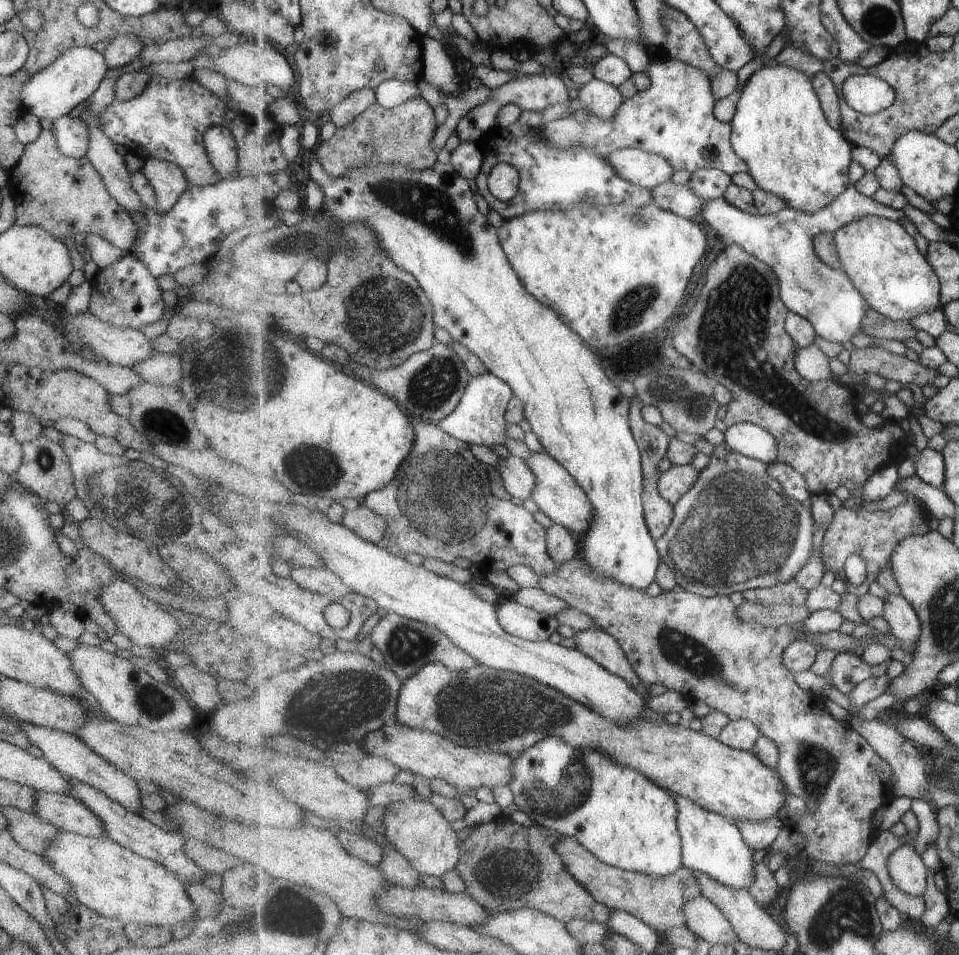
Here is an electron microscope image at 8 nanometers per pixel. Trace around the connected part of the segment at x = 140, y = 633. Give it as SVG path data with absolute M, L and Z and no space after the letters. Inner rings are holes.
M113 580L99 588L99 602L105 613L113 620L117 632L127 637L133 645L144 645L149 648L165 649L175 640L181 628L177 620L163 610L163 606L156 604L150 595L135 590L131 584L124 580Z

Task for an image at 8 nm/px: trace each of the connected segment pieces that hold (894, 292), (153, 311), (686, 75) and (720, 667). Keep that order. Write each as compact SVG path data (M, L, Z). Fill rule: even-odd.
M867 215L851 221L833 233L836 240L836 245L838 246L838 253L840 254L843 270L845 270L846 273L851 277L851 280L854 282L857 290L861 291L861 294L866 298L866 302L870 305L871 309L875 309L879 314L895 319L896 321L911 321L912 318L915 318L916 316L933 312L934 310L937 310L937 308L942 307L942 282L940 281L939 275L931 266L931 263L928 261L926 255L919 250L914 236L909 234L909 231L906 229L903 223L887 217Z
M131 251L123 253L109 266L98 269L90 283L87 312L107 326L140 330L162 318L164 305L157 280Z
M657 52L650 57L652 58L648 68L650 86L644 91L639 91L635 98L625 101L618 108L618 114L615 114L614 119L603 120L591 112L588 112L589 118L586 122L579 122L572 116L555 119L543 124L542 137L551 146L559 149L582 147L605 157L616 150L633 147L664 156L675 170L686 170L691 174L706 168L724 170L729 176L742 172L749 173L750 166L735 152L732 145L732 121L721 122L715 116L713 108L716 98L710 75L699 67L674 59L667 52Z
M575 557L570 562L565 564L558 564L558 571L548 575L539 575L538 587L548 592L550 595L556 596L561 600L564 600L569 606L576 607L577 610L584 612L586 615L591 615L595 621L596 628L602 631L607 631L611 636L614 636L619 644L622 644L623 650L626 652L627 658L631 661L637 674L640 676L644 683L648 685L654 685L657 683L665 684L665 686L671 691L680 692L687 700L692 701L694 699L703 700L711 710L724 712L729 715L731 721L737 719L747 719L754 722L763 735L767 735L771 740L774 740L779 747L780 757L776 770L778 775L782 778L785 786L795 796L801 797L811 814L804 817L799 824L796 824L804 835L808 836L808 843L803 850L804 858L810 859L812 862L822 861L829 865L835 865L837 867L850 864L858 864L866 857L869 852L871 843L873 842L877 830L875 824L873 824L873 814L877 808L887 805L894 797L893 794L893 782L892 782L892 766L887 759L884 759L876 750L871 746L867 739L860 735L855 729L851 728L847 723L835 720L834 714L829 712L826 700L821 695L801 688L800 684L796 681L796 673L791 672L784 663L783 653L784 650L793 644L797 639L802 638L807 633L826 633L829 631L838 631L843 624L845 624L845 618L839 614L838 611L832 611L829 609L823 609L809 615L807 620L804 620L804 624L783 625L780 627L768 627L759 623L750 623L739 618L738 607L731 602L731 598L727 595L722 597L717 595L716 597L704 597L695 593L690 593L683 588L677 588L673 591L663 591L659 596L651 596L644 590L637 590L623 583L617 582L617 580L610 579L604 575L599 575L592 570L592 567L588 562L583 561L579 557Z

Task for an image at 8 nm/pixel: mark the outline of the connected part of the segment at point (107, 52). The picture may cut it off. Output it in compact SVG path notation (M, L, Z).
M133 31L113 37L106 48L100 53L103 55L104 63L108 68L122 67L129 64L143 49L143 42L135 38Z

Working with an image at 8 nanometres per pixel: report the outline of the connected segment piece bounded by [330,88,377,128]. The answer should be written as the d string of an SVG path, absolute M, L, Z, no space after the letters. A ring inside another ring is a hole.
M357 89L330 111L330 120L337 128L347 126L354 118L373 106L376 100L376 89Z

